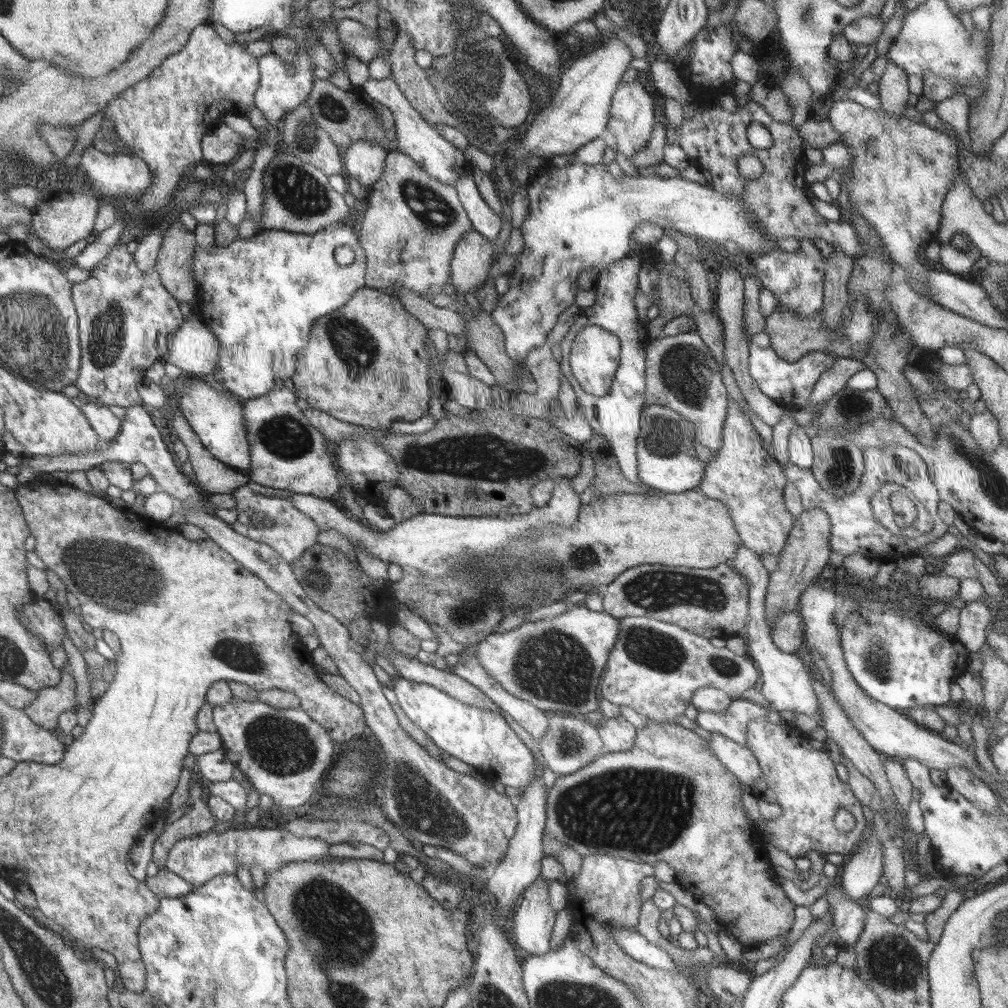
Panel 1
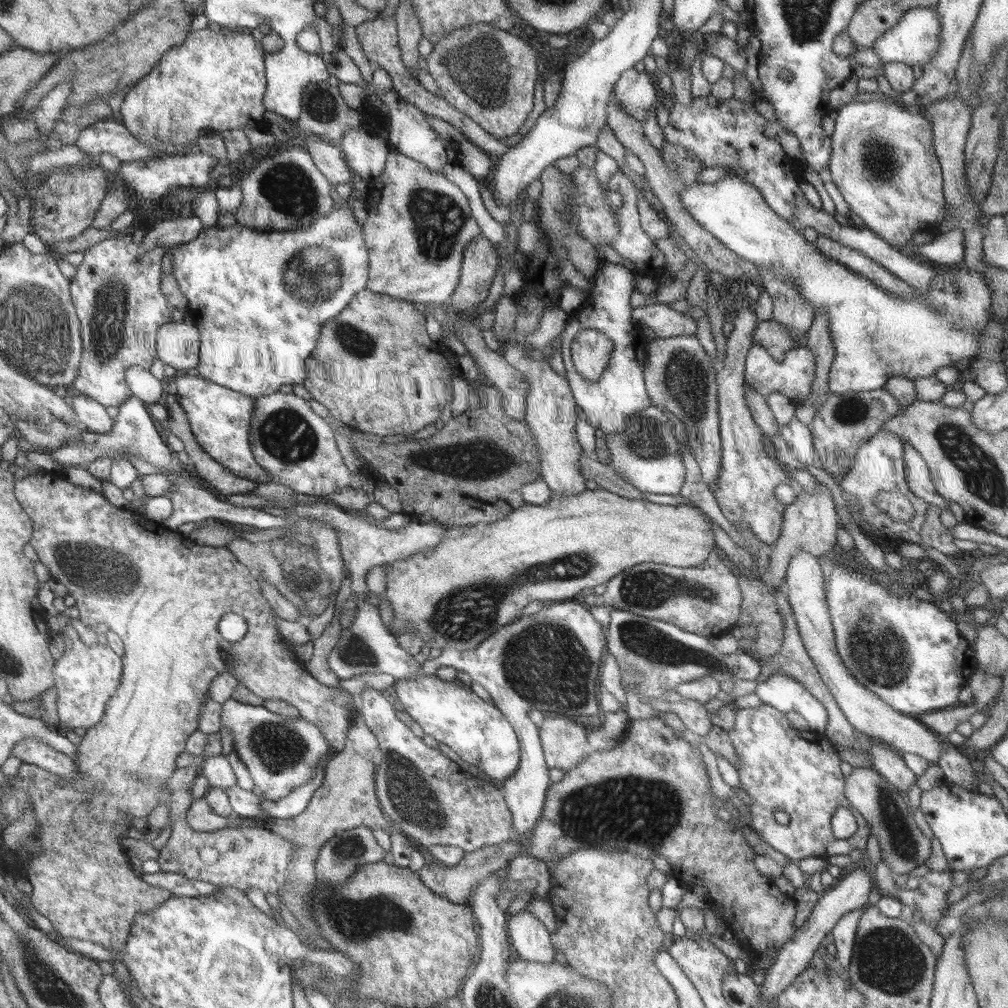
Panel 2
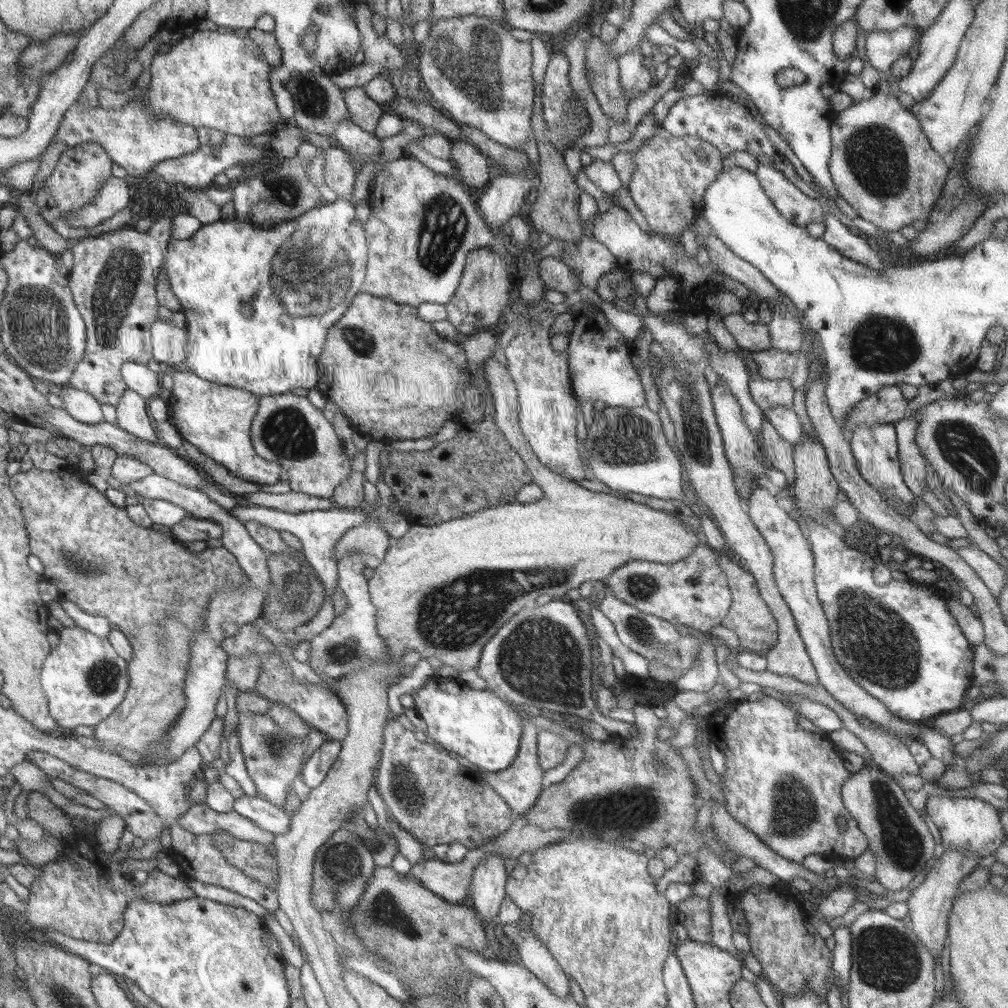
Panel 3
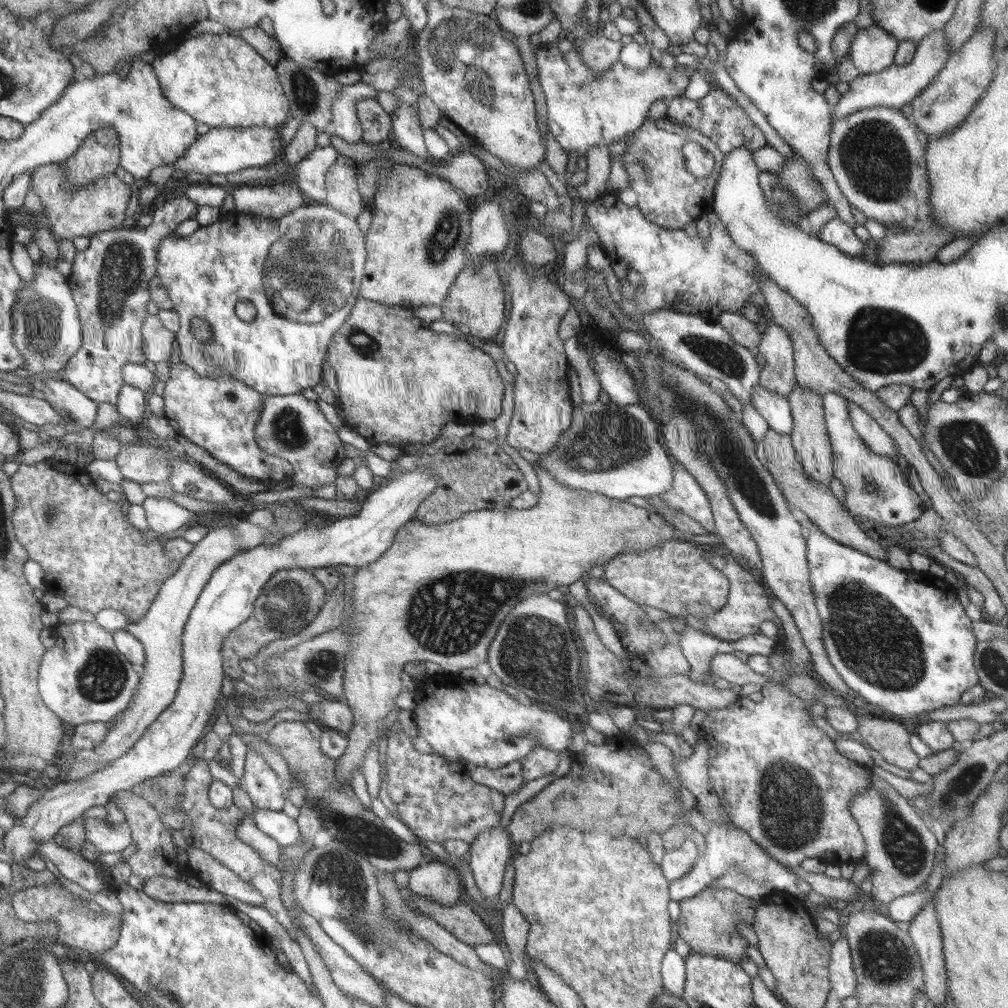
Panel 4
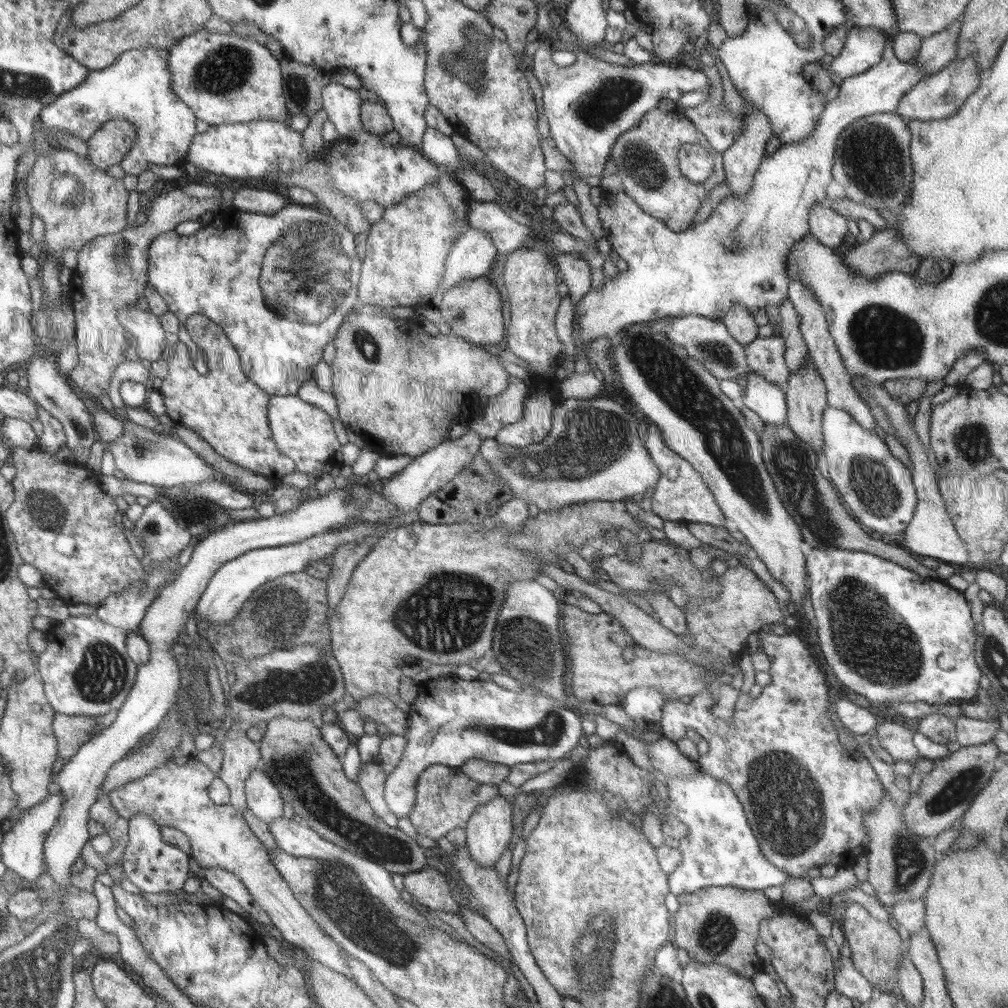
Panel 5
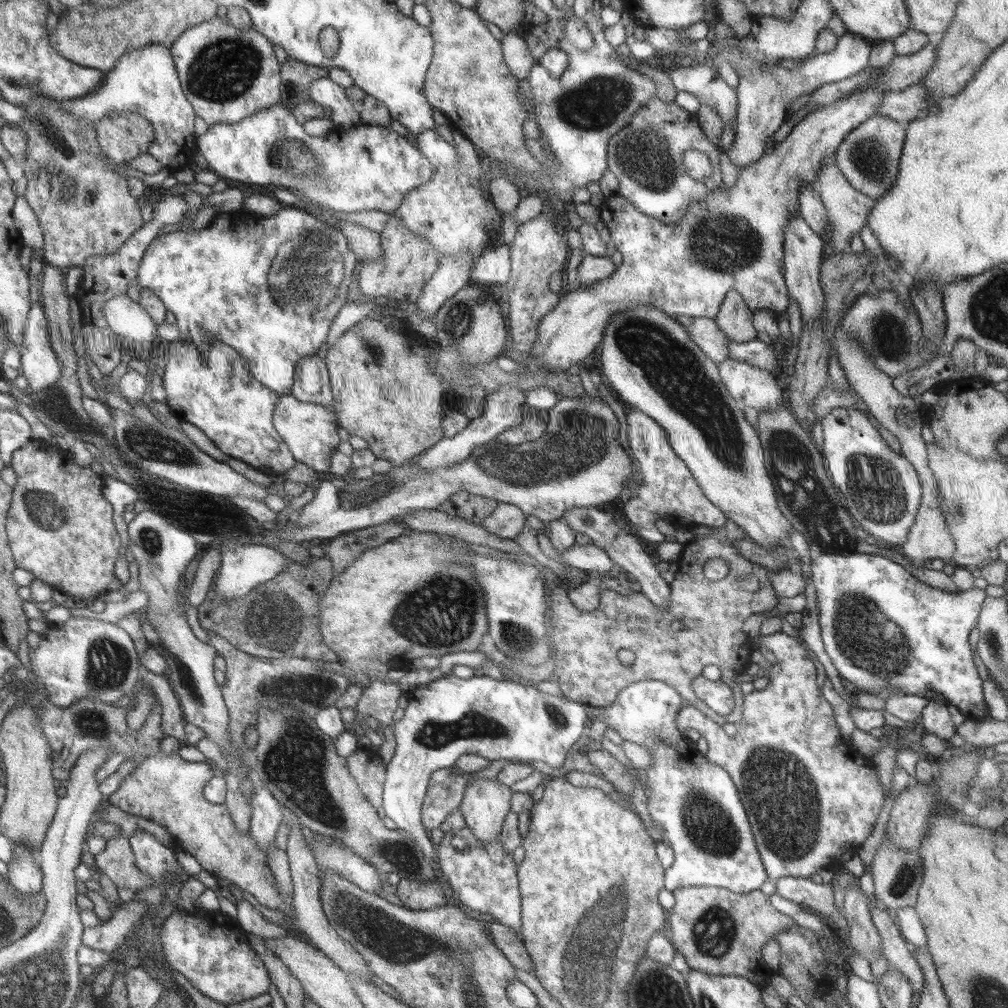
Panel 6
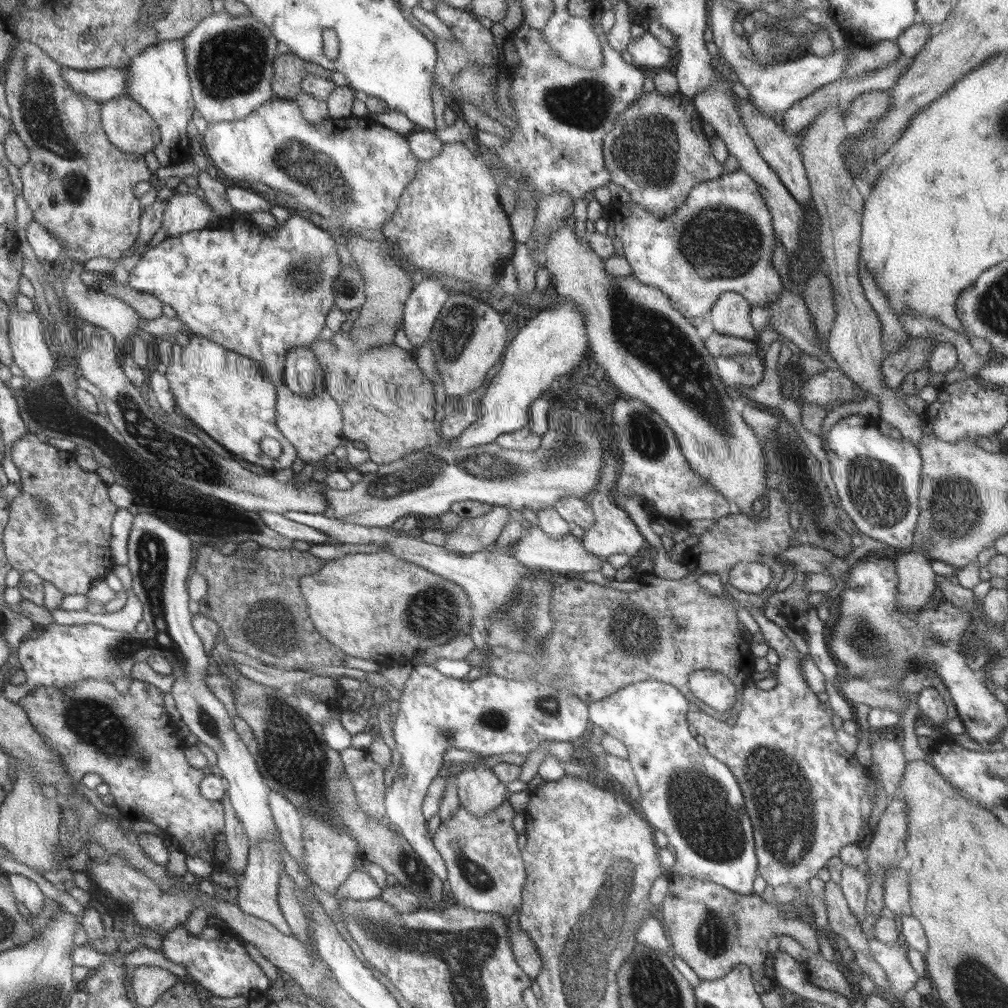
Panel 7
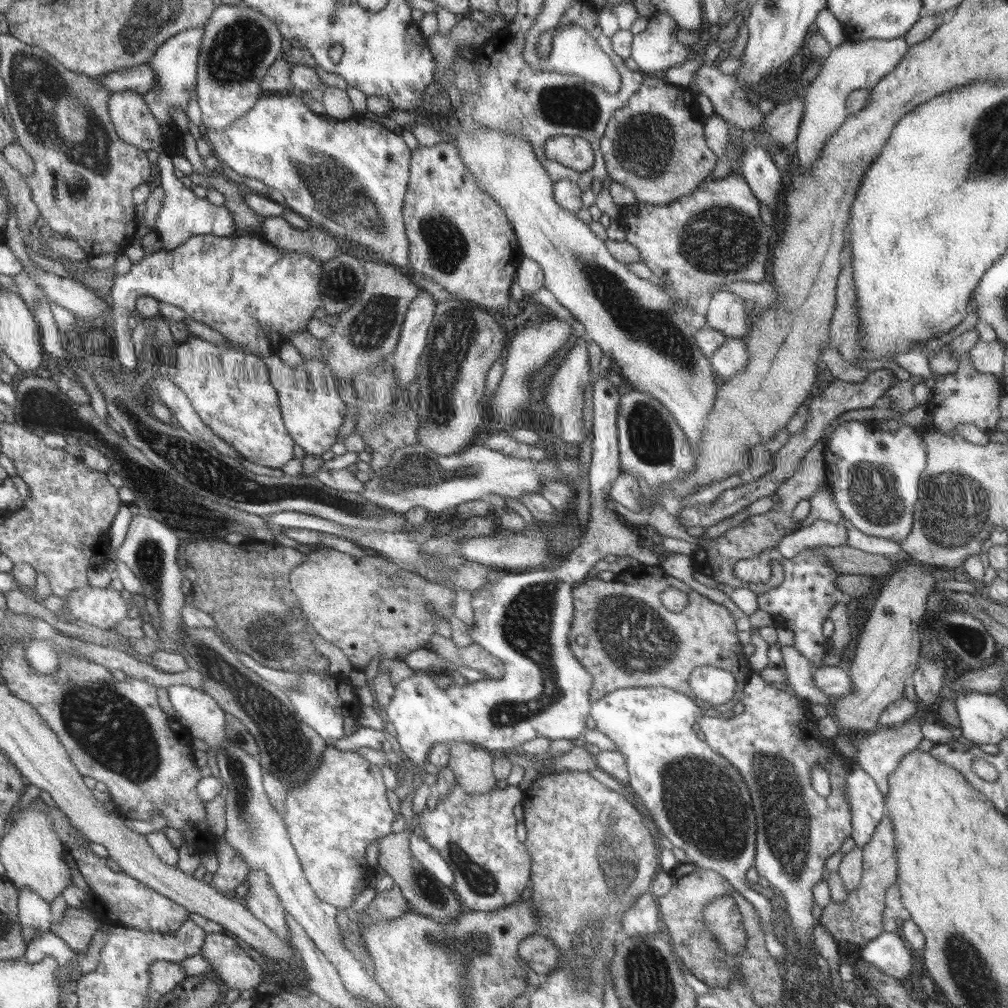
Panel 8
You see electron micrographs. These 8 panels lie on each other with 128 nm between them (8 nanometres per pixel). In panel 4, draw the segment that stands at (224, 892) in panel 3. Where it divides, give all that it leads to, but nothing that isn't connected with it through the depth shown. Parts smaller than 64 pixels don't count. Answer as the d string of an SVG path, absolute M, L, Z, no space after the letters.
M226 895L230 907L246 914L251 920L254 920L260 928L264 929L268 935L278 938L280 946L284 954L287 956L288 962L292 966L292 971L306 982L306 987L314 994L314 985L308 961L305 959L301 946L288 934L288 930L263 907L252 906L246 902L240 902L237 898Z

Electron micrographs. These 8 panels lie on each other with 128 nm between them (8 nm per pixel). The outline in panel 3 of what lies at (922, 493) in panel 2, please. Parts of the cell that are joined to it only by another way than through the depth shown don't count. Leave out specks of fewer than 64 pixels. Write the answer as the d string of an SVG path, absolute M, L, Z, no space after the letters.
M907 416L893 426L897 435L900 468L904 482L917 498L921 498L927 482L926 460L915 442L918 421L914 417Z

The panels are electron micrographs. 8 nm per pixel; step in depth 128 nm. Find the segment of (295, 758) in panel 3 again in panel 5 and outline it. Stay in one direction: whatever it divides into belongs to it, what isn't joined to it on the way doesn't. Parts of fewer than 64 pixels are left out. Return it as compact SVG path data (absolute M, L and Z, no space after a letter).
M256 767L245 780L247 807L266 824L284 814L284 797L281 789L266 774L264 769Z

